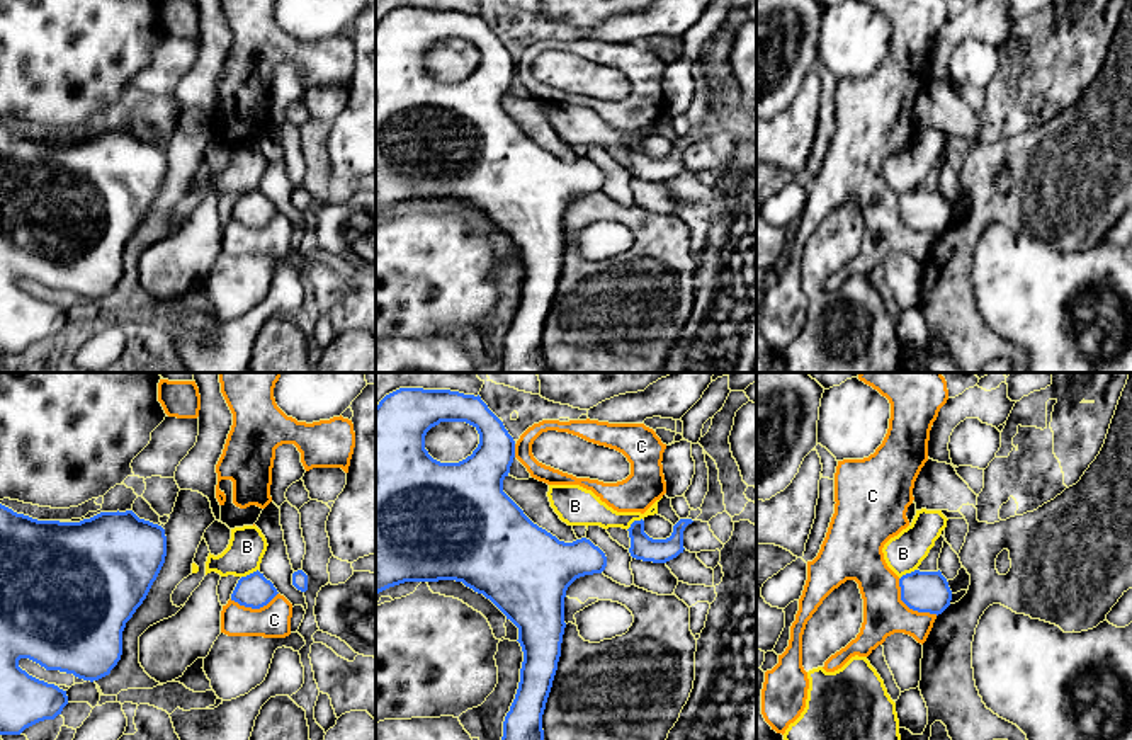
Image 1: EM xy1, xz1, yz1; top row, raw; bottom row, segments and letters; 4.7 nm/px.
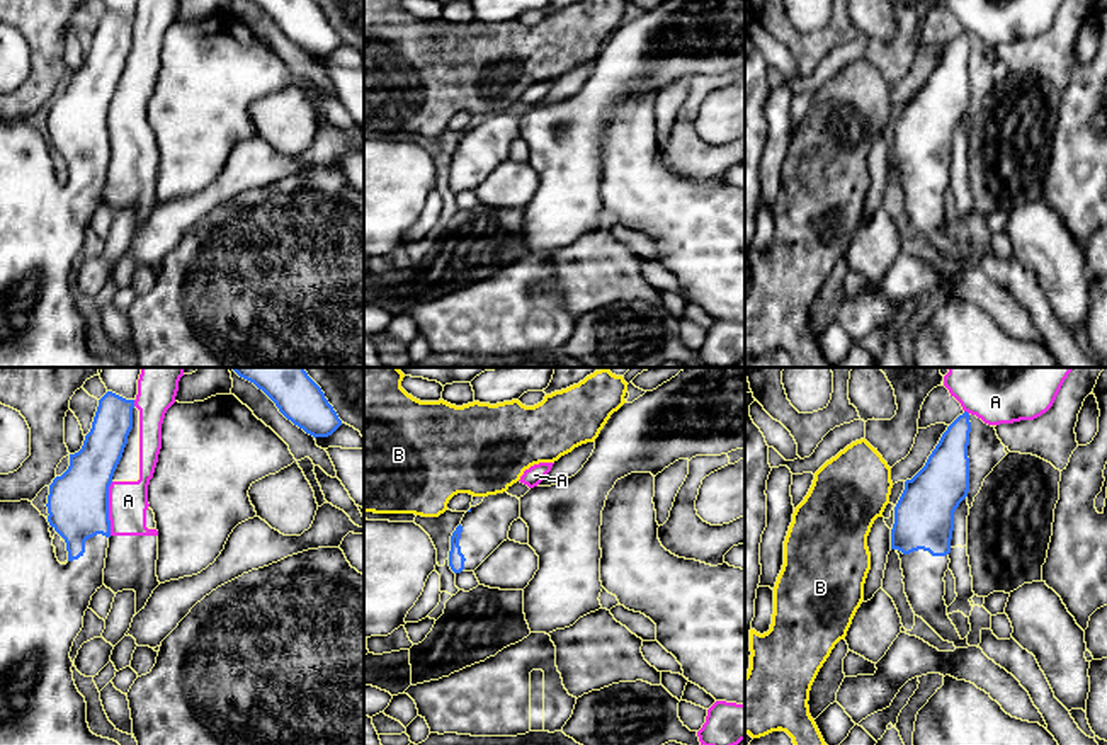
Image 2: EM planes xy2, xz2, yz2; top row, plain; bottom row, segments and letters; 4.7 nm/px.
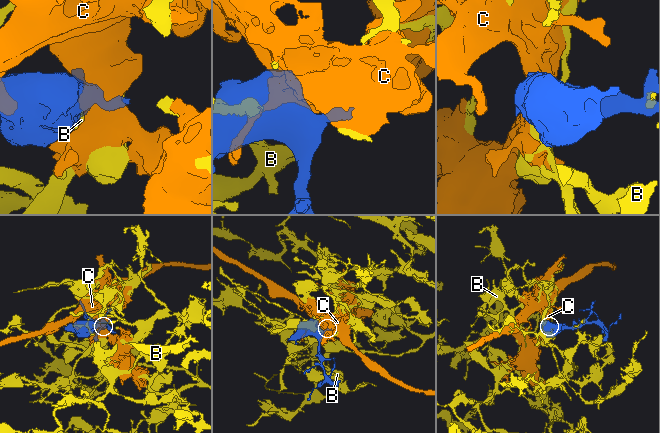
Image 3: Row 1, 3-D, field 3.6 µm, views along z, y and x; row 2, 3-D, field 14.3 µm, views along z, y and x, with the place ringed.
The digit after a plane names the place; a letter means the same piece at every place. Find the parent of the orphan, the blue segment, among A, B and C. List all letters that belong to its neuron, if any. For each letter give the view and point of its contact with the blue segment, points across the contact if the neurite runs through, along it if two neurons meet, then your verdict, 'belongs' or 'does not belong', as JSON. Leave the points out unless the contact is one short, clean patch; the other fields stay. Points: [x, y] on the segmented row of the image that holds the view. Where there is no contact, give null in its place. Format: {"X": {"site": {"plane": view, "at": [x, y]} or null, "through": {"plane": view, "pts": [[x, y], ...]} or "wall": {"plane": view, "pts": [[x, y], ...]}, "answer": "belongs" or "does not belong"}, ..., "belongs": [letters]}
{"A": {"site": {"plane": "xy2", "at": [107, 509]}, "answer": "does not belong"}, "B": {"site": {"plane": "yz1", "at": [908, 574]}, "wall": {"plane": "yz1", "pts": [[916, 569], [899, 579]]}, "answer": "does not belong"}, "C": {"site": {"plane": "yz1", "at": [910, 608]}, "wall": {"plane": "yz1", "pts": [[898, 579], [901, 599], [910, 608], [937, 614]]}, "answer": "does not belong"}, "belongs": []}

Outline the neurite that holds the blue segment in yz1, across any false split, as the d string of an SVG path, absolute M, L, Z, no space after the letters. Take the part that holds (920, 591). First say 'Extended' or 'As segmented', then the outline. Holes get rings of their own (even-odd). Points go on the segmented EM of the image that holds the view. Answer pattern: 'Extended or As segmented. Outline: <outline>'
As segmented. Outline: M914 570L899 578L901 601L913 611L942 614L952 601L952 590L942 572Z

